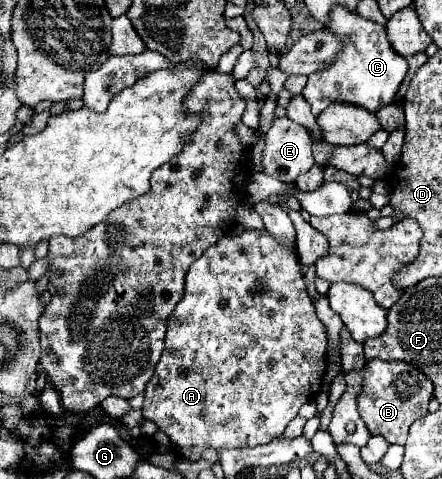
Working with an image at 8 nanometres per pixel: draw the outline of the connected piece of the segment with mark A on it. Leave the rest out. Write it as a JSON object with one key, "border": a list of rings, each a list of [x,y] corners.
{"border":[[[243,231],[241,235],[225,235],[215,245],[211,245],[189,269],[185,279],[185,295],[173,309],[167,321],[167,333],[165,333],[165,349],[161,353],[161,359],[155,367],[155,375],[145,387],[145,403],[143,403],[143,415],[157,423],[157,427],[167,433],[171,439],[171,445],[179,451],[183,459],[199,461],[203,451],[213,449],[237,449],[237,447],[255,447],[269,443],[271,439],[279,437],[287,423],[297,417],[299,407],[307,401],[311,401],[317,391],[321,391],[323,375],[325,375],[325,347],[327,347],[327,335],[323,329],[323,323],[317,319],[313,301],[309,299],[305,291],[305,283],[301,277],[301,267],[297,261],[295,251],[287,245],[279,245],[279,241],[265,233],[265,231]]]}

